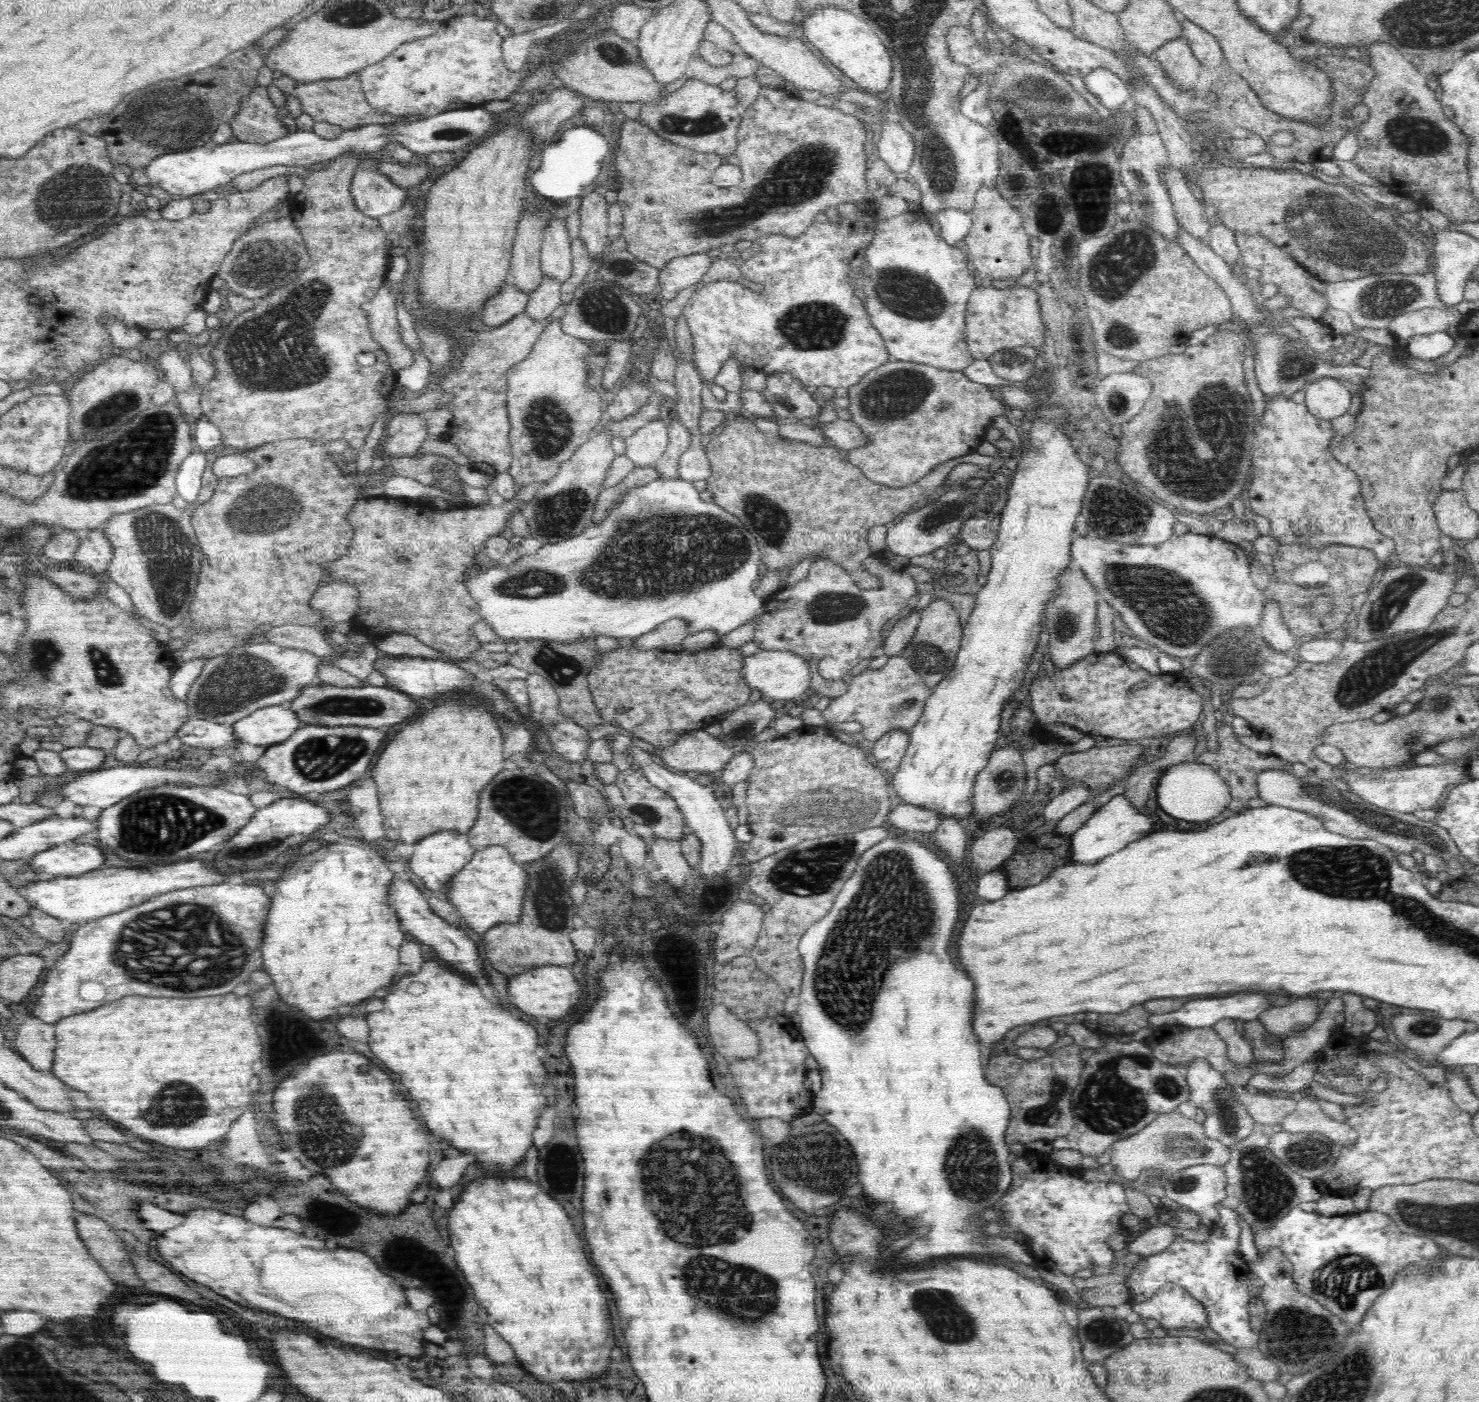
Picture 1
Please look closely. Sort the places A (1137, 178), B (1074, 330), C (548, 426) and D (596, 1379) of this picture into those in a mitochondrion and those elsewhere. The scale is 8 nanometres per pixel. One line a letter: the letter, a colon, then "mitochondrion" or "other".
A: mitochondrion
B: mitochondrion
C: mitochondrion
D: other

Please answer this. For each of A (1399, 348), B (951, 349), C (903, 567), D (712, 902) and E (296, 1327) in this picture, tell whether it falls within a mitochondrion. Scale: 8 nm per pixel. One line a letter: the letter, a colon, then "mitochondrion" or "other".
A: other
B: other
C: other
D: mitochondrion
E: other

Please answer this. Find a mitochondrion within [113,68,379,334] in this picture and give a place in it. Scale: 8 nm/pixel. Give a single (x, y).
(182, 116)

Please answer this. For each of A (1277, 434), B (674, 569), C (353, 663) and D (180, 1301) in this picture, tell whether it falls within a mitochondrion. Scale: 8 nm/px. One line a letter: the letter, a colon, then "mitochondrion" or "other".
A: mitochondrion
B: mitochondrion
C: other
D: other

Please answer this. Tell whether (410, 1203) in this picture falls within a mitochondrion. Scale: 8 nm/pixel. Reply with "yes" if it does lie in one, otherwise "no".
no

